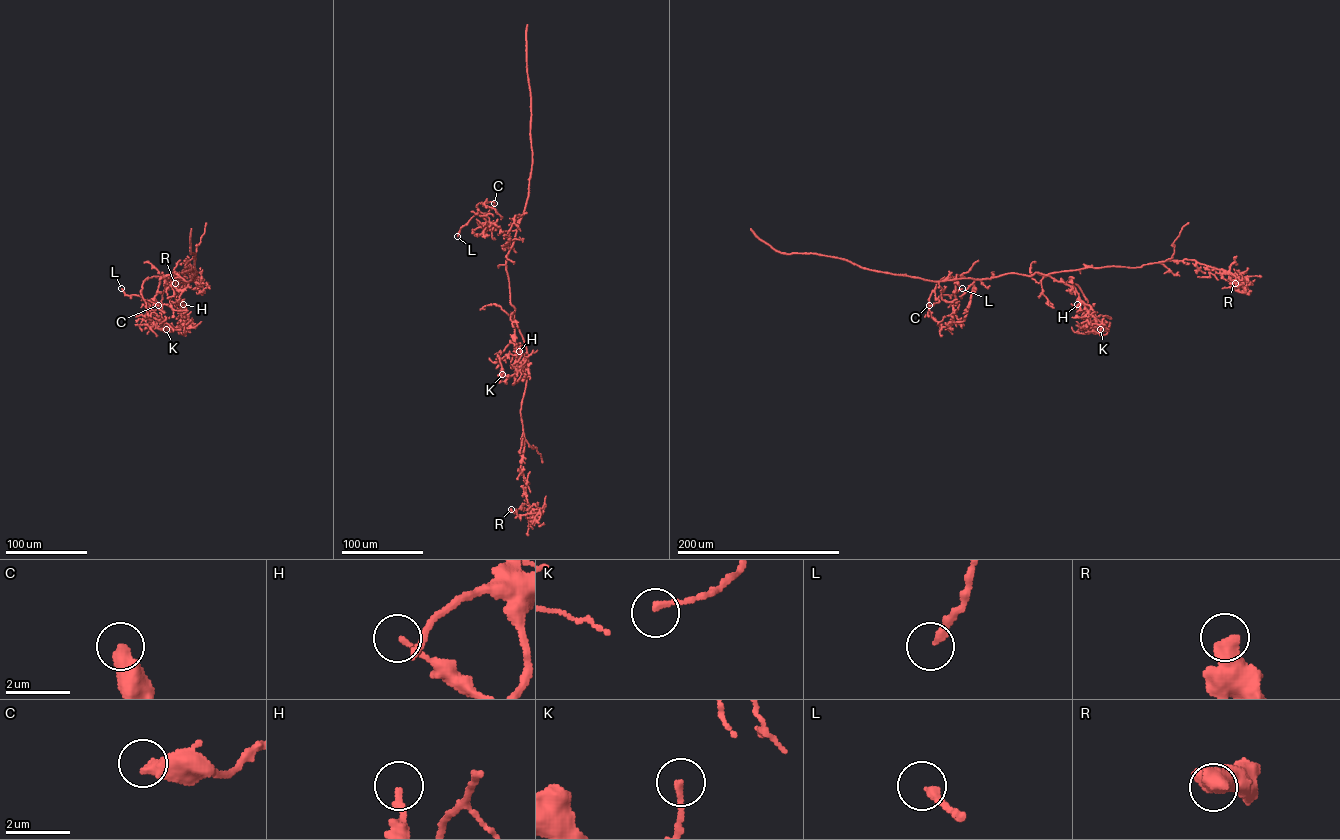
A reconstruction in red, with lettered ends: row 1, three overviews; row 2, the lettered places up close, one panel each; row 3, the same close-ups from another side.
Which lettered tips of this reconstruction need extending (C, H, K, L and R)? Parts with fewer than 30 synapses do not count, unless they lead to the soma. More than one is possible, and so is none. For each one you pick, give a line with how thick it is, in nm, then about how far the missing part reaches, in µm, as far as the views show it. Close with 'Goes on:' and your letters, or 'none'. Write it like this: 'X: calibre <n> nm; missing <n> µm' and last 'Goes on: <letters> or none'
Goes on: none

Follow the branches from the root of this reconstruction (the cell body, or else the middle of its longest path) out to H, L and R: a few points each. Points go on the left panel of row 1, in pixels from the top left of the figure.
H: (173, 273), (176, 276), (179, 272), (179, 301), (183, 304)
L: (173, 273), (169, 278), (181, 279), (177, 274), (147, 278), (142, 286), (142, 299), (125, 295), (121, 288)
R: (173, 273), (176, 276), (192, 268), (184, 267), (186, 259), (202, 286), (192, 289), (175, 283)

